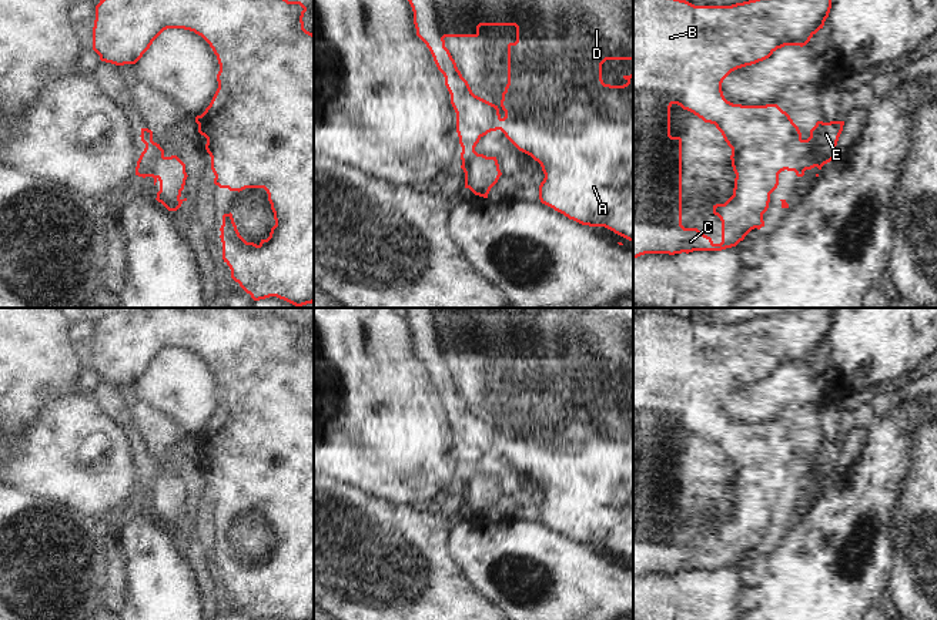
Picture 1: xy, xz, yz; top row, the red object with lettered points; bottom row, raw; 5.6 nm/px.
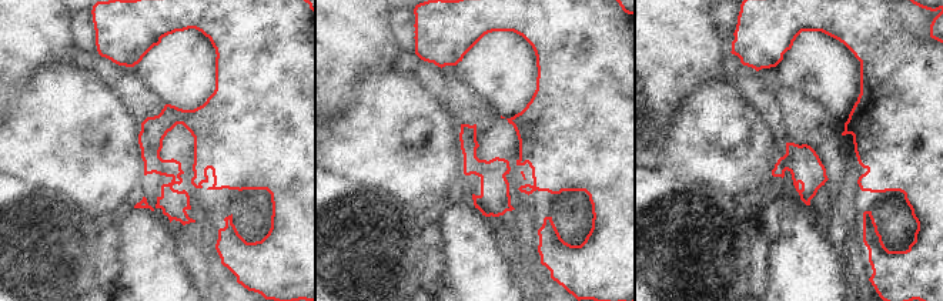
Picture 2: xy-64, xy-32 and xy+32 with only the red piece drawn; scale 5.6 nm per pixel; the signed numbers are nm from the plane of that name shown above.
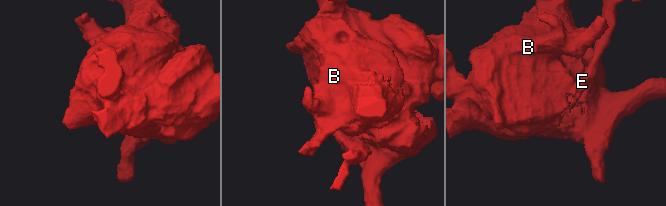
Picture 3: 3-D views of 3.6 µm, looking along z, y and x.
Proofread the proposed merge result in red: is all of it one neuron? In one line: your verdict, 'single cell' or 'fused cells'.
fused cells

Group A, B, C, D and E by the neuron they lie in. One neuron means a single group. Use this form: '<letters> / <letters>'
A B C D / E

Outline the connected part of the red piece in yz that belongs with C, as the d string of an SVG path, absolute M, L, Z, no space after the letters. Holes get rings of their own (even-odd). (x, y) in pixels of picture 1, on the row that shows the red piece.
M633 0L633 258L645 254L682 254L693 251L722 251L736 247L754 228L764 227L763 214L769 208L770 194L779 185L779 174L784 170L794 171L803 177L806 171L806 157L797 151L802 141L802 133L790 115L777 104L742 105L727 101L722 91L723 80L734 70L756 64L769 58L777 48L784 46L806 46L810 38L824 26L831 9L831 0L749 0L732 6L695 6L686 0ZM680 105L702 118L705 123L715 124L722 133L724 141L732 148L732 167L736 174L733 195L724 204L713 205L713 214L722 221L722 242L715 244L710 237L697 228L685 228L682 225L682 138L670 135L670 107Z

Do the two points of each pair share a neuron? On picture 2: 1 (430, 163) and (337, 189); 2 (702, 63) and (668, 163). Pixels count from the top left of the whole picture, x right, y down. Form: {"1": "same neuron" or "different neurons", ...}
{"1": "different neurons", "2": "different neurons"}

